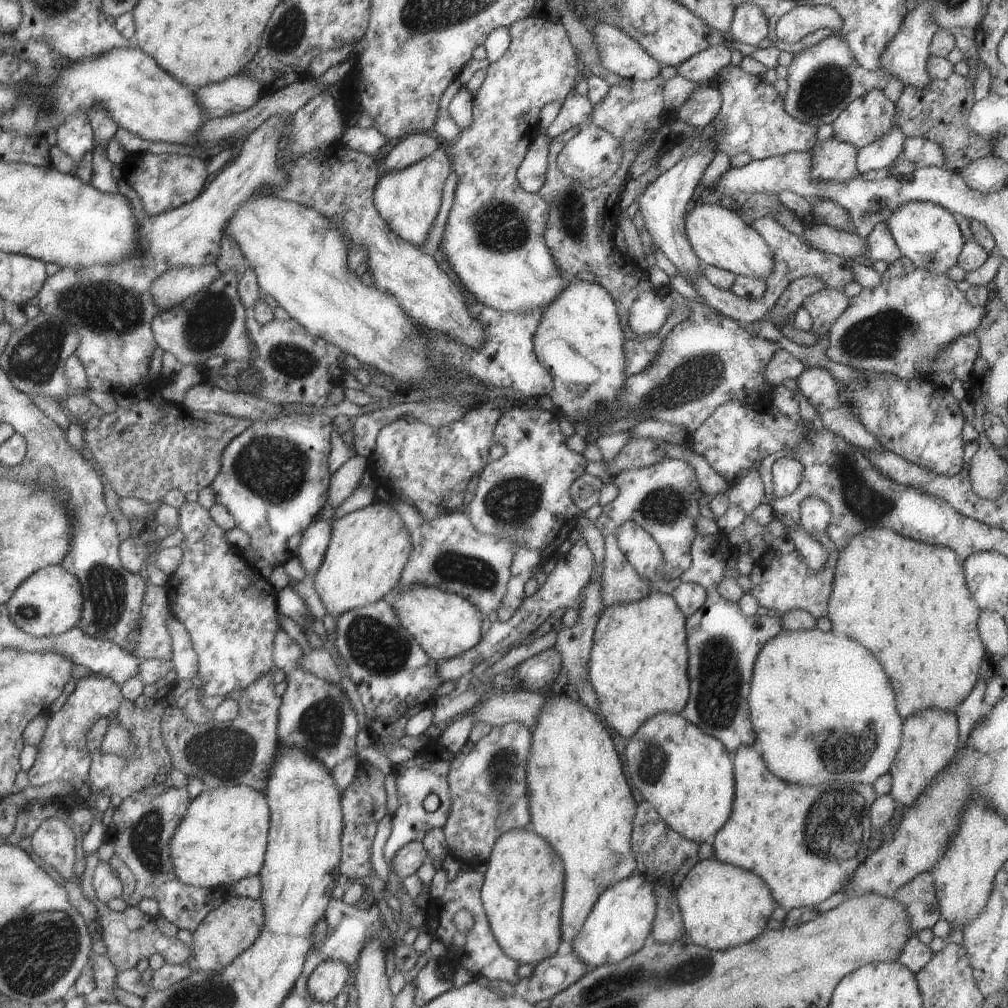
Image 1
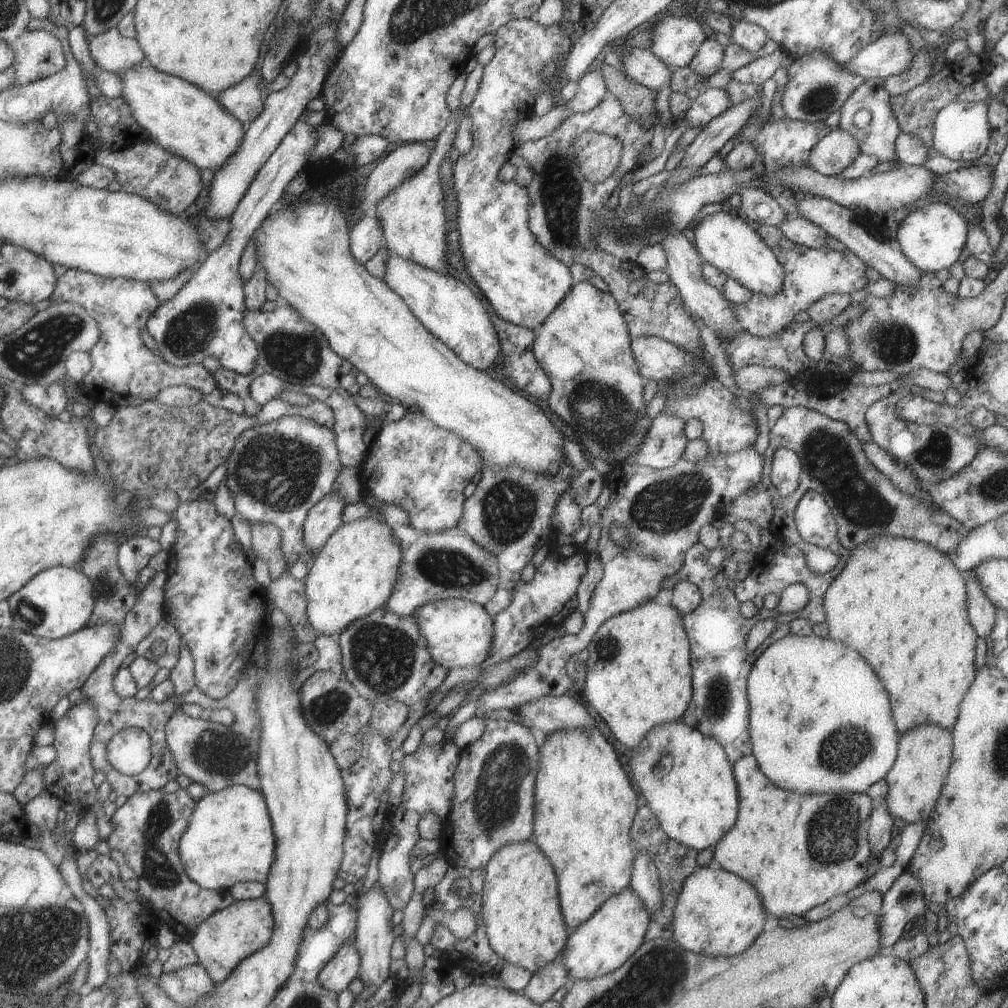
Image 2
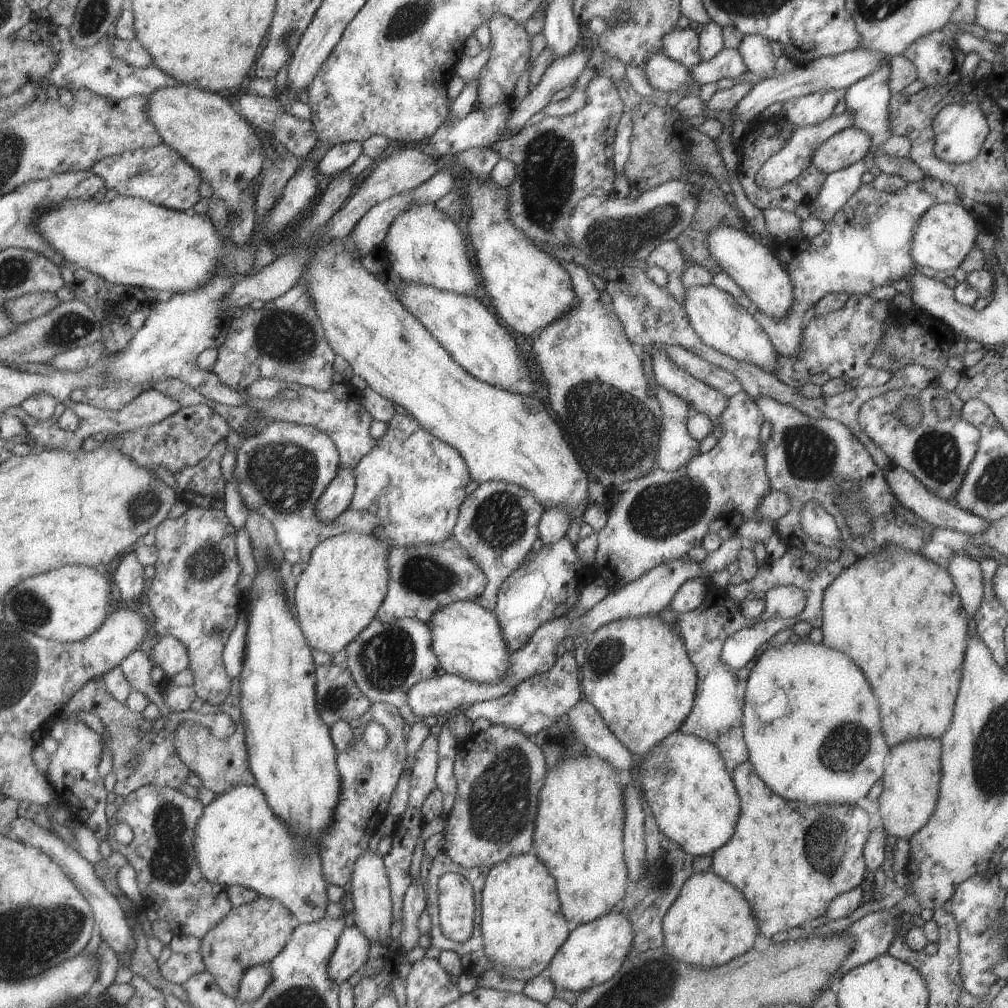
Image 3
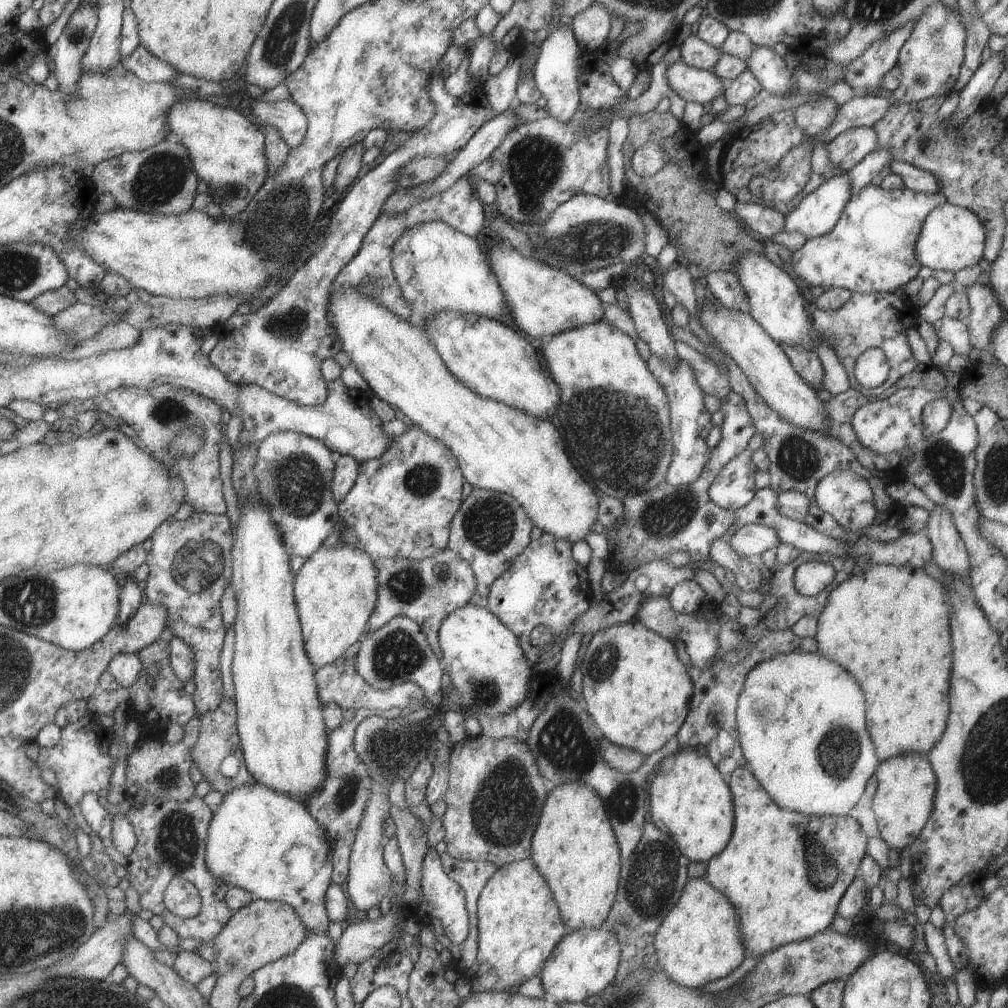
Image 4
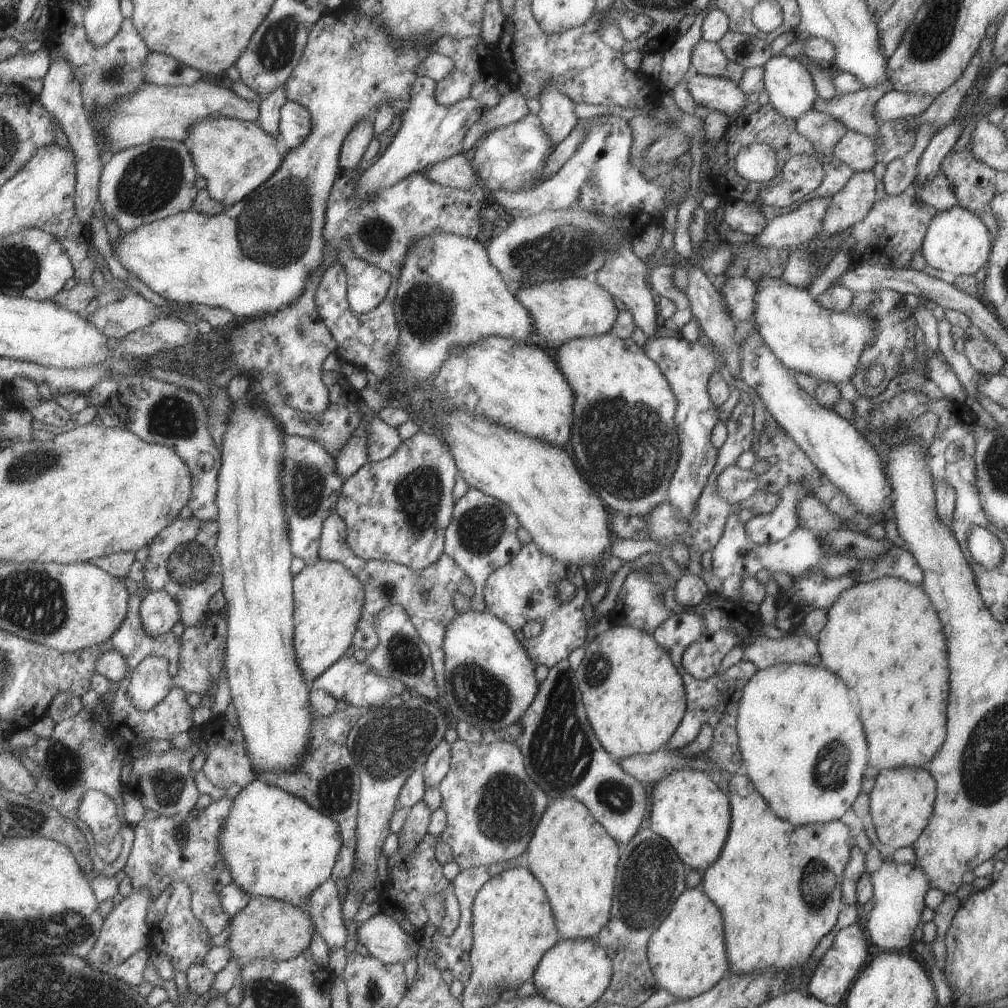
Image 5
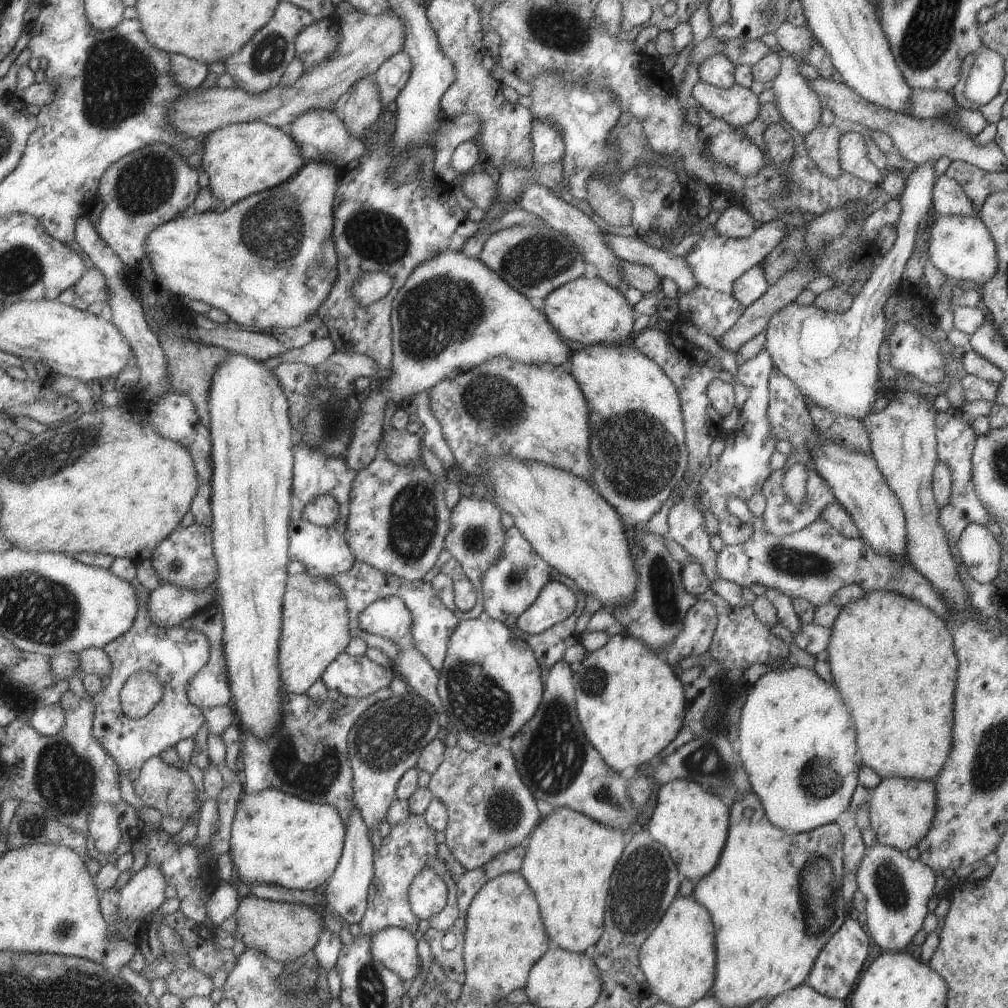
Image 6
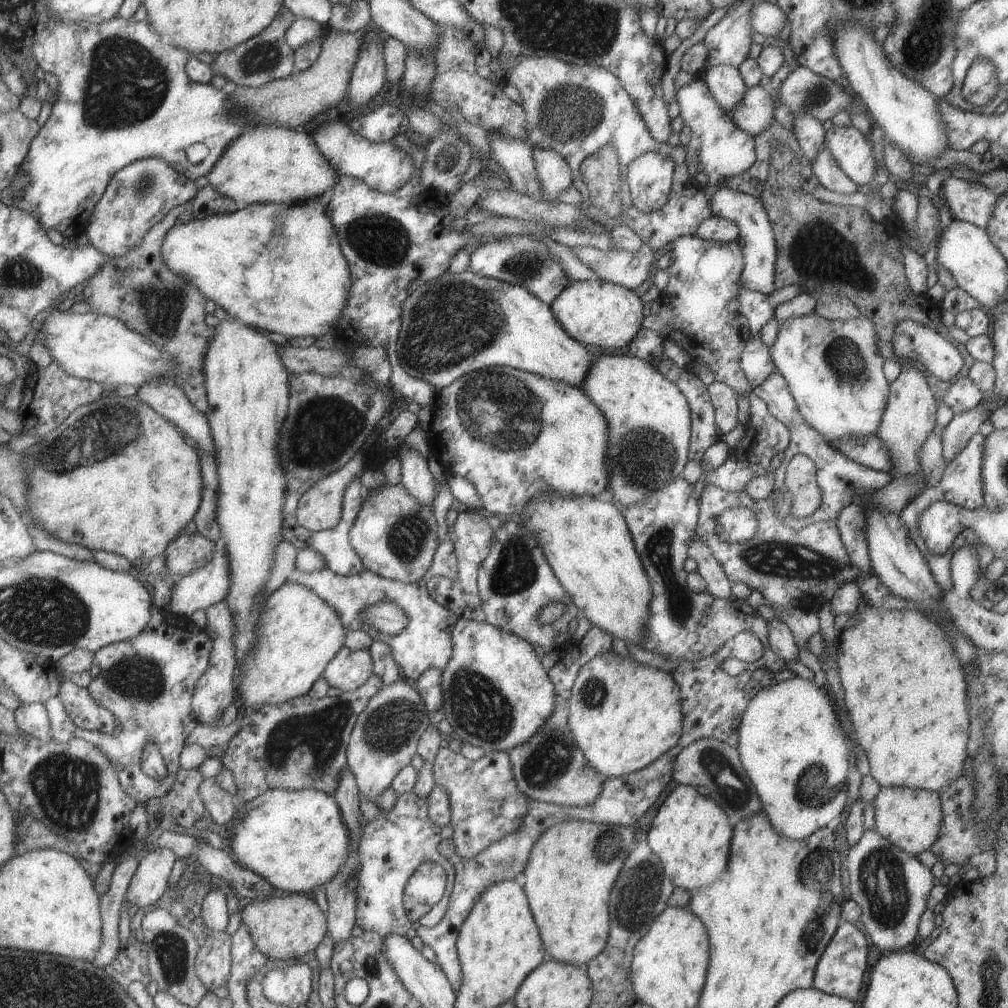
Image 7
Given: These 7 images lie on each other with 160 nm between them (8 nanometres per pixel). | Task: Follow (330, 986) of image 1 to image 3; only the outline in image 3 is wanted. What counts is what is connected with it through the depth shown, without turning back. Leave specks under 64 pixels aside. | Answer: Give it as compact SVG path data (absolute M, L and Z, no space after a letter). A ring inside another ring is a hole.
M355 925L343 928L330 956L327 976L335 984L345 982L353 972L362 968L370 957L369 944Z

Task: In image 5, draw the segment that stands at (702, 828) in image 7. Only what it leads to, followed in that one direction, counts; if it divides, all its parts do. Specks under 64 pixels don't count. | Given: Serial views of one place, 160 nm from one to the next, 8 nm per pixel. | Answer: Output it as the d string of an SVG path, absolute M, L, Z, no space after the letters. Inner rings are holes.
M681 767L669 771L651 788L650 830L670 842L676 855L682 860L685 868L705 870L721 852L729 832L730 808L729 799L716 784L716 778L699 769Z

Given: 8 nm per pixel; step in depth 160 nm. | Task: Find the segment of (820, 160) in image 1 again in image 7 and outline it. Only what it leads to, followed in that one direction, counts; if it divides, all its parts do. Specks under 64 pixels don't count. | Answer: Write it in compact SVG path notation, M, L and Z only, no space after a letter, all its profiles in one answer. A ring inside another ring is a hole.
M851 124L830 127L824 140L838 167L856 185L869 184L873 176L879 175L868 141Z

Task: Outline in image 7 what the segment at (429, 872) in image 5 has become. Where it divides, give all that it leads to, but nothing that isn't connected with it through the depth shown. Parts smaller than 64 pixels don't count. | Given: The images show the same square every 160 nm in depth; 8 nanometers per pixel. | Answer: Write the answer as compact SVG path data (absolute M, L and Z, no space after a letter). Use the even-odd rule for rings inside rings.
M412 790L397 795L397 800L392 809L387 812L380 810L380 815L374 821L368 821L366 826L360 828L360 839L356 850L359 868L356 874L358 885L356 888L355 926L359 926L364 931L379 933L382 937L391 933L404 936L410 927L410 920L407 918L403 906L404 886L407 879L422 862L436 862L443 867L447 875L445 894L450 894L452 884L454 883L454 866L444 856L441 856L441 853L438 851L442 845L439 832L440 828L433 824L433 821L428 817L426 798L420 799L416 797Z

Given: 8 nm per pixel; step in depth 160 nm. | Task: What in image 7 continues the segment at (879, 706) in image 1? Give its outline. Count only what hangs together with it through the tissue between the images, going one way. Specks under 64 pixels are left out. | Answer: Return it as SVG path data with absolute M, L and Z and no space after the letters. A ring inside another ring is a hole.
M793 675L792 678L784 681L775 681L762 689L756 691L751 700L746 702L741 720L738 726L737 752L740 756L741 764L749 777L749 782L754 786L761 803L761 810L767 815L771 826L783 836L790 839L801 840L815 832L818 828L833 825L837 821L841 810L845 804L845 795L847 788L847 770L849 770L849 748L847 748L847 740L843 736L843 730L838 718L836 717L836 708L833 706L834 700L824 687L819 687L813 679L804 679L800 676Z

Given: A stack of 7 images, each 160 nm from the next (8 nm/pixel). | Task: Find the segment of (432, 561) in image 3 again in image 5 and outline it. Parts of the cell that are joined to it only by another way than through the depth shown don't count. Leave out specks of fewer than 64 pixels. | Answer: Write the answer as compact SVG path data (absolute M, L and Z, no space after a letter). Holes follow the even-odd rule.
M333 511L323 522L319 546L327 546L327 552L333 560L339 560L344 564L350 573L359 579L364 590L364 603L361 607L360 619L358 620L355 632L352 636L354 650L361 649L366 653L371 652L378 643L378 636L374 627L374 617L387 605L401 605L408 614L409 620L417 629L418 635L423 642L427 643L432 659L434 670L434 681L438 689L437 701L441 708L446 709L444 702L444 650L442 647L445 627L457 614L454 607L454 593L461 593L466 597L473 594L474 584L472 580L453 562L444 552L439 555L435 562L420 571L410 569L405 565L382 561L364 561L356 557L346 543L346 526L341 517Z

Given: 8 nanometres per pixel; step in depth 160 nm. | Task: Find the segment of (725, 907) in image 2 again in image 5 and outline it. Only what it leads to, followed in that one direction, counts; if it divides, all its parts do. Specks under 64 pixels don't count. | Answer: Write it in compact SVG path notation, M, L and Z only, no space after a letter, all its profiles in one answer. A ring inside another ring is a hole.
M687 887L681 892L669 914L651 933L646 946L648 963L657 987L677 998L690 999L730 974L722 924L721 912L717 912L717 906L707 898L701 887Z

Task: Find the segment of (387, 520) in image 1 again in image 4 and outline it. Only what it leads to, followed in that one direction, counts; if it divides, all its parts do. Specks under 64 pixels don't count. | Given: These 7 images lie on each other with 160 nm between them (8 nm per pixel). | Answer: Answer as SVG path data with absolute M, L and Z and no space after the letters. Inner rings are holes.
M320 545L294 574L294 599L303 646L315 670L332 663L367 633L368 618L376 603L378 570L365 551L354 545Z

